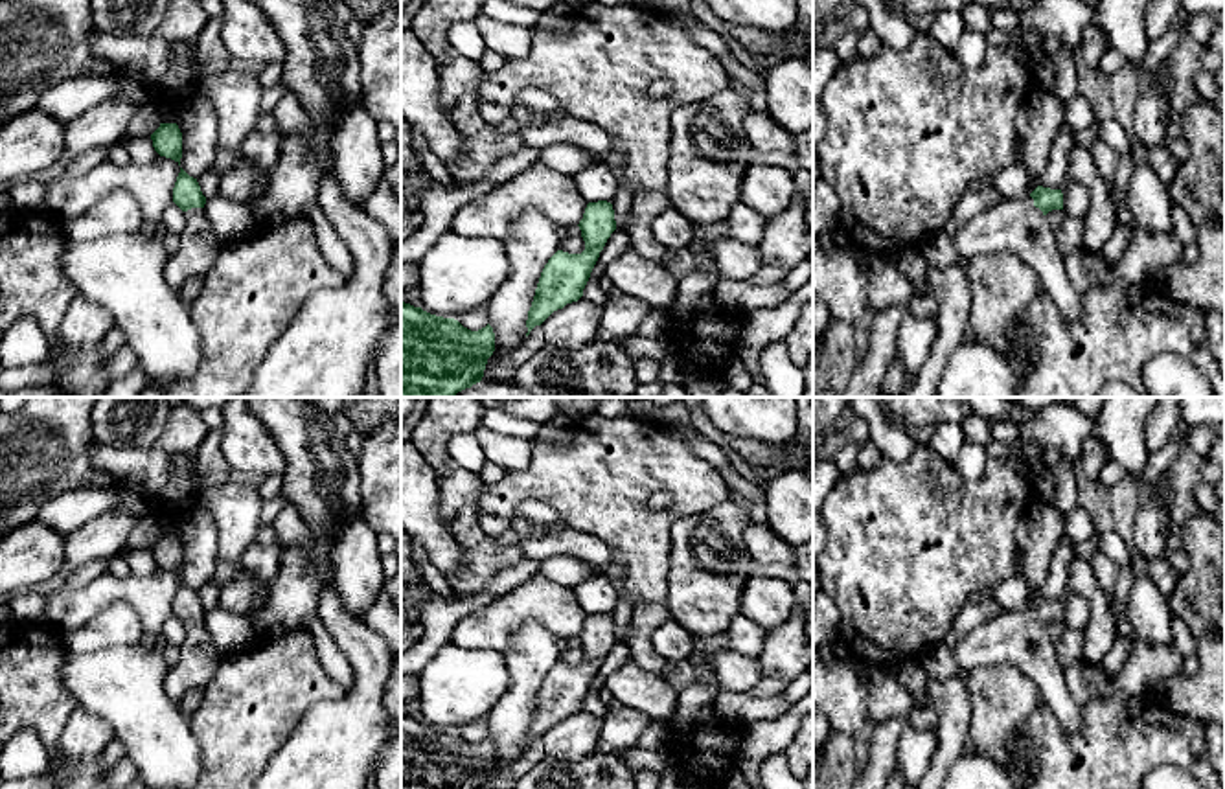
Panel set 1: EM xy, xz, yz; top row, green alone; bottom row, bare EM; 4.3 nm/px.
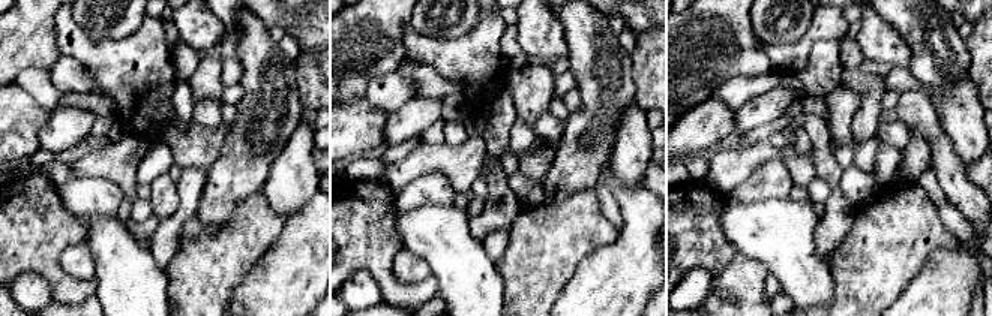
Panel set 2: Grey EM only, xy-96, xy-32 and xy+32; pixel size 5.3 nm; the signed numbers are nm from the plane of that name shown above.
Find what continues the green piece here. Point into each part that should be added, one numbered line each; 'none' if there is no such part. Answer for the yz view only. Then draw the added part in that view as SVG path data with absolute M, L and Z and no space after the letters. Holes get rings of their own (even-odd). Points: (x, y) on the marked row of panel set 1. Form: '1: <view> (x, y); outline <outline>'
1: yz (1018, 227); outline M1030 195L1002 200L969 217L951 237L962 263L979 256L1012 252L1039 278L1058 313L1069 322L1082 320L1082 294L1072 287L1056 232L1034 206Z

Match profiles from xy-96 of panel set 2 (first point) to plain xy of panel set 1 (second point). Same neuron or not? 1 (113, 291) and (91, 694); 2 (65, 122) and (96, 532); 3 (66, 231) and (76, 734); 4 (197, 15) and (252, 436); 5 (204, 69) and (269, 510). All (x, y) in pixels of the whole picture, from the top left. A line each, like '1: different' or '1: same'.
1: same
2: same
3: different
4: same
5: different

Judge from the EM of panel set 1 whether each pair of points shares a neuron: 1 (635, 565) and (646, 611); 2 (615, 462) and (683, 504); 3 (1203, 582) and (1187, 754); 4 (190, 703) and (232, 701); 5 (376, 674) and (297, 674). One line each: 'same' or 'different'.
1: different
2: same
3: different
4: different
5: different

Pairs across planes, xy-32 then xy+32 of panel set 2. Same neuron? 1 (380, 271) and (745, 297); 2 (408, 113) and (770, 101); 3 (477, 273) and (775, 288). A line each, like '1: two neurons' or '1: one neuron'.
1: two neurons
2: one neuron
3: two neurons

